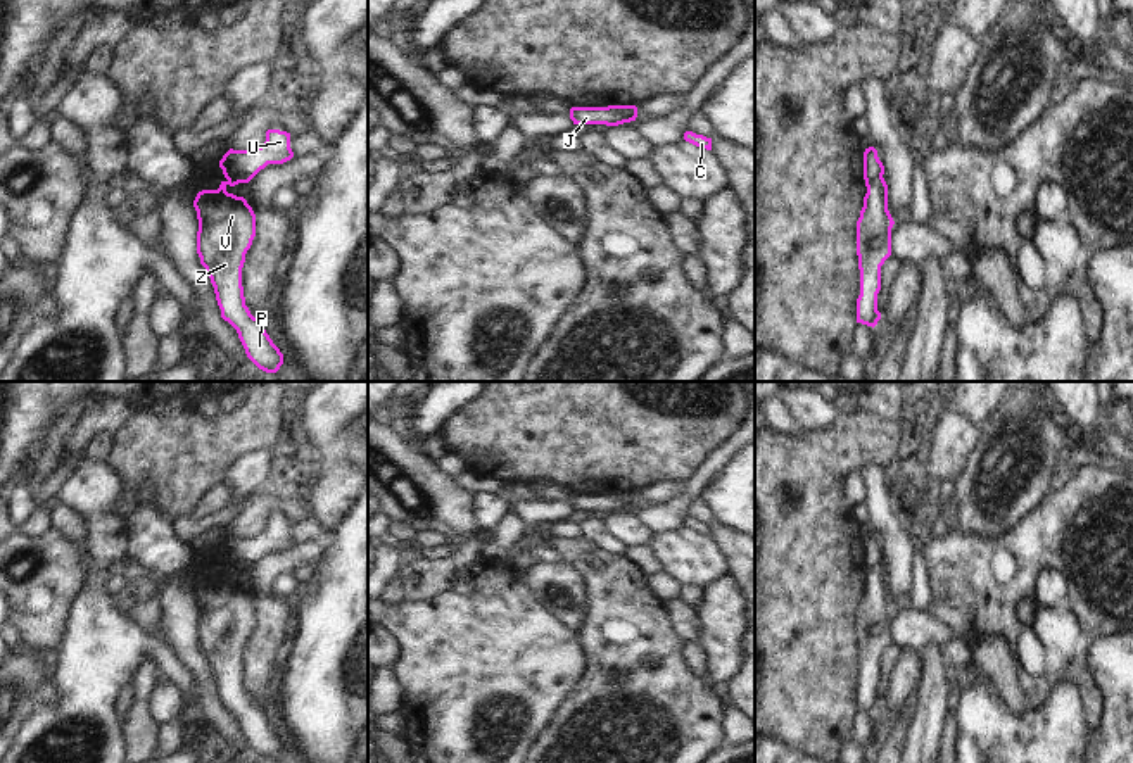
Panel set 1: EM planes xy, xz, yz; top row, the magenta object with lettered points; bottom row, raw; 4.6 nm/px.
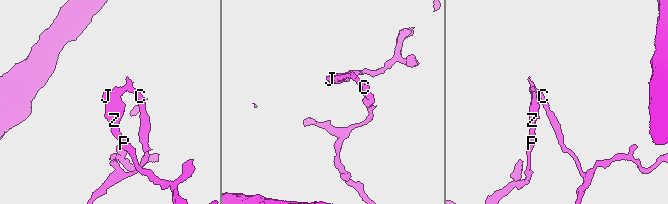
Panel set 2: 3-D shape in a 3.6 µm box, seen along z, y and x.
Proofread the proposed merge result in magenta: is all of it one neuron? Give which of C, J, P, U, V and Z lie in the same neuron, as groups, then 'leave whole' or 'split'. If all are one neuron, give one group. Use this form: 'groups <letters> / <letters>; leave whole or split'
groups C U / J P V Z; split

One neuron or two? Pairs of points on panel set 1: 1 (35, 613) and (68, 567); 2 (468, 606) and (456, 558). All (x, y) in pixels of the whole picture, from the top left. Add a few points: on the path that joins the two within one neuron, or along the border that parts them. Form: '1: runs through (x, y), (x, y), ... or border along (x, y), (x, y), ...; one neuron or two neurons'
1: runs through (40, 601), (40, 594), (56, 579); one neuron
2: border along (477, 556), (439, 592), (429, 596); two neurons

